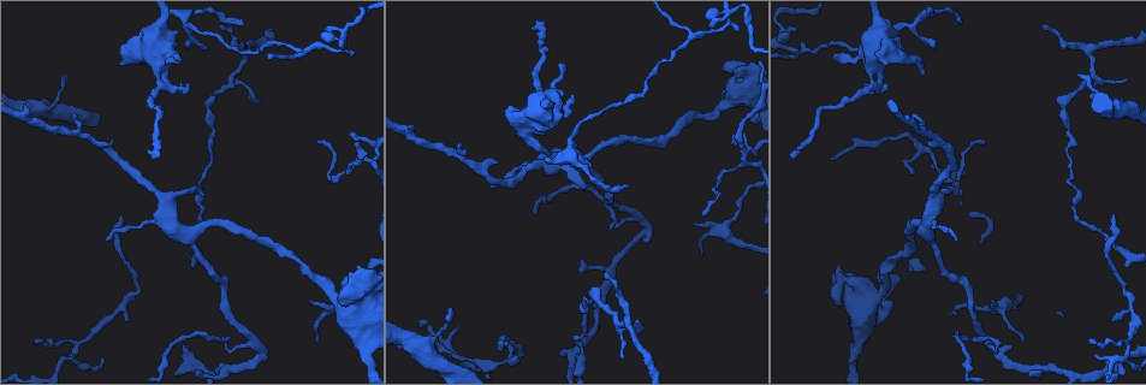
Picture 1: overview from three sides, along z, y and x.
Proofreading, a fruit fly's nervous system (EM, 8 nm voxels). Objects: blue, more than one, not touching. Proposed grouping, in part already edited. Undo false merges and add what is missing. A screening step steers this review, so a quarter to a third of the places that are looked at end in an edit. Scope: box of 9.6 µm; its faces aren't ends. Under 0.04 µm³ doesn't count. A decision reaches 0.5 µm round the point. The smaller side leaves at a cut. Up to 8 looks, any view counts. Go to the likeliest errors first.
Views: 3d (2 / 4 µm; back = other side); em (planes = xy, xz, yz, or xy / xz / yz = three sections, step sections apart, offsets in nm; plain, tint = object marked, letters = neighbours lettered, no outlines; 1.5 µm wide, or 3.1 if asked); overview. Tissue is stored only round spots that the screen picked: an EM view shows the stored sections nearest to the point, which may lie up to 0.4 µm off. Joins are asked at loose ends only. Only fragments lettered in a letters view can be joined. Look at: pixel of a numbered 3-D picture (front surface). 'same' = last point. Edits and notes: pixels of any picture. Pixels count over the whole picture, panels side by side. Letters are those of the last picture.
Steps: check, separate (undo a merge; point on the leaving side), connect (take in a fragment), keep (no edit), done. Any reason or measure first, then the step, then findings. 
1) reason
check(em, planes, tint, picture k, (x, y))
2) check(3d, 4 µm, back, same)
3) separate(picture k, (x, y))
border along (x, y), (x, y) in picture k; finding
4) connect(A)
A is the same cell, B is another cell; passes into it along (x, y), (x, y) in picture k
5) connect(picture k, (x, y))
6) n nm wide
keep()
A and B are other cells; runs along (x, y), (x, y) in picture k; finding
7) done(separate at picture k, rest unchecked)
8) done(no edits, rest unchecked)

branch stops here
check(em, xy, step 4, letters, picture 1, (642, 330))

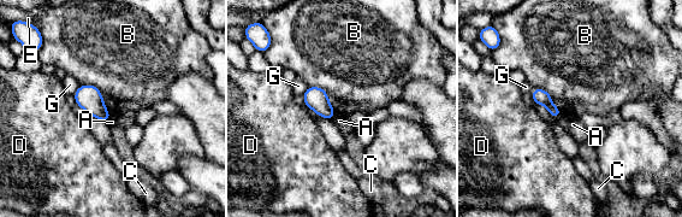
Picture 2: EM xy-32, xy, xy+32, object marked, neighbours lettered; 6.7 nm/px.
cut it another way
check(em, planes, letters, same)

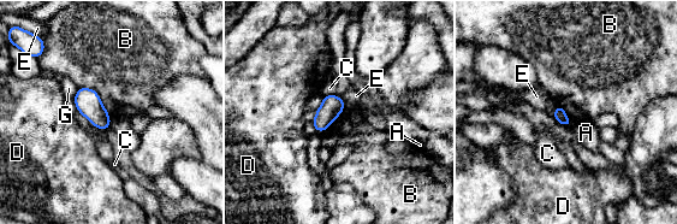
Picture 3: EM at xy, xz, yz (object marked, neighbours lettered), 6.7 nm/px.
keep()
A, B, C, D, E and G are other cells; border along (78, 87), (90, 87), (111, 118) in picture 3; none of them fits

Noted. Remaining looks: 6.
free end
check(3d, 2 µm, picture 1, (492, 186))

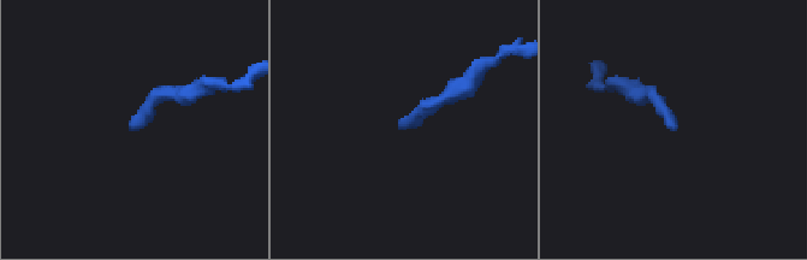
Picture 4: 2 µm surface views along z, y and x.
check(em, planes, letters, picture 4, (130, 128))

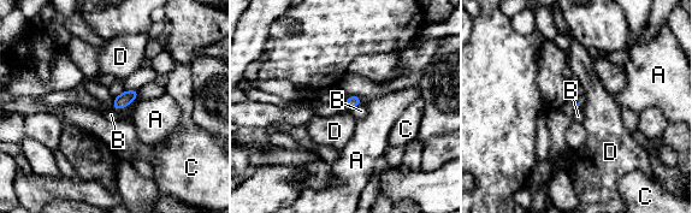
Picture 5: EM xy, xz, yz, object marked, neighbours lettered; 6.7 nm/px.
B touches over 200 nm
keep()
A, B, C and D are other cells; border along (139, 96), (126, 106), (113, 110) in picture 5; no lettered fragment goes on from it

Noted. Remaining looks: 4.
check(3d, 4 µm, back, picture 1, (954, 24))

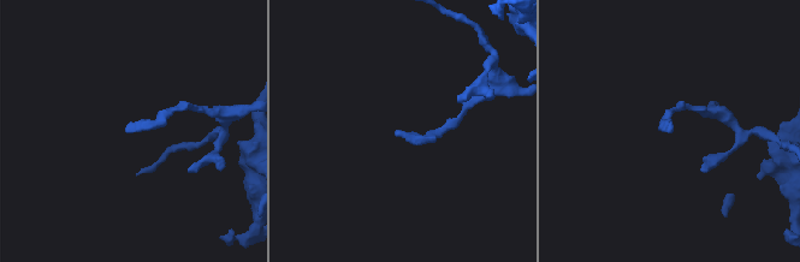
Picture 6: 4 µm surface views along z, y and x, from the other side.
need the tissue
check(em, xz, step 4, letters, picture 6, (398, 131))

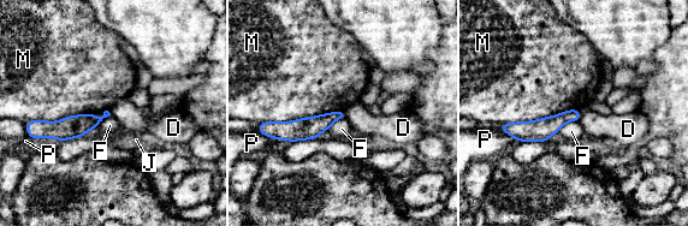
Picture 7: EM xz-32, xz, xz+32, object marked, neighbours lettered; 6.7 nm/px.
M touches over 550 nm
keep()
D, F, J, M and P are other cells; none of them fits

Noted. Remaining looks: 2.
done(no edits, rest unchecked)

